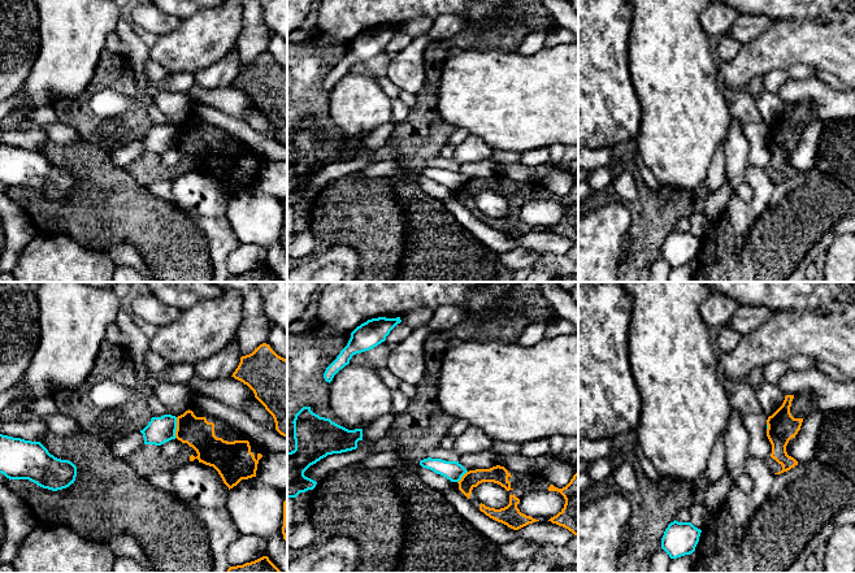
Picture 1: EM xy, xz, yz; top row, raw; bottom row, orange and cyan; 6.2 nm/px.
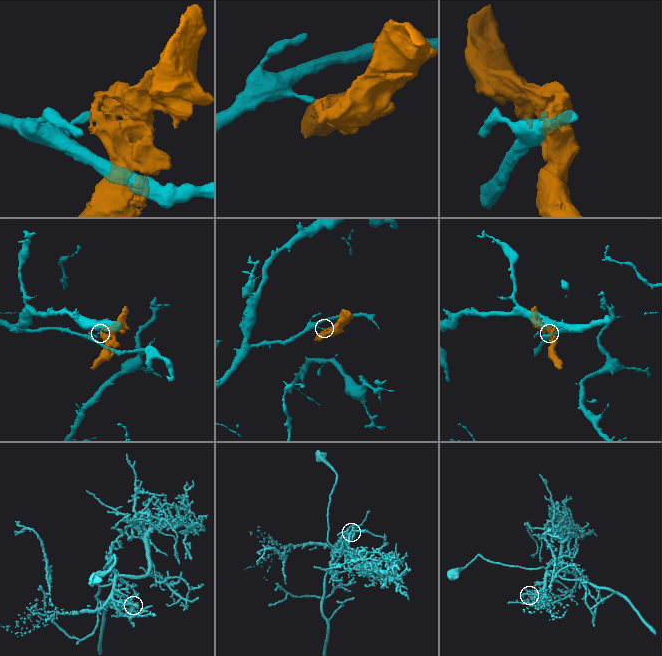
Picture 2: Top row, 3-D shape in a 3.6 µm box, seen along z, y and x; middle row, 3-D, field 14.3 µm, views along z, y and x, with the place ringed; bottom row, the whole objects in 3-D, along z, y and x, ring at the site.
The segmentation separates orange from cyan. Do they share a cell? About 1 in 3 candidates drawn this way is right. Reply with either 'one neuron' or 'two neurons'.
two neurons

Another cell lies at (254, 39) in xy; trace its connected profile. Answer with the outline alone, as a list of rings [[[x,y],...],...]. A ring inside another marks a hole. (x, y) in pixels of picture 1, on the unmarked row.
[[[238,0],[243,8],[243,29],[238,36],[236,51],[240,64],[252,62],[269,45],[272,31],[262,18],[260,0]]]

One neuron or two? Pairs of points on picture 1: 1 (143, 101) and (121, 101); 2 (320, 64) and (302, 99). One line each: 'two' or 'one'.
1: one
2: one

